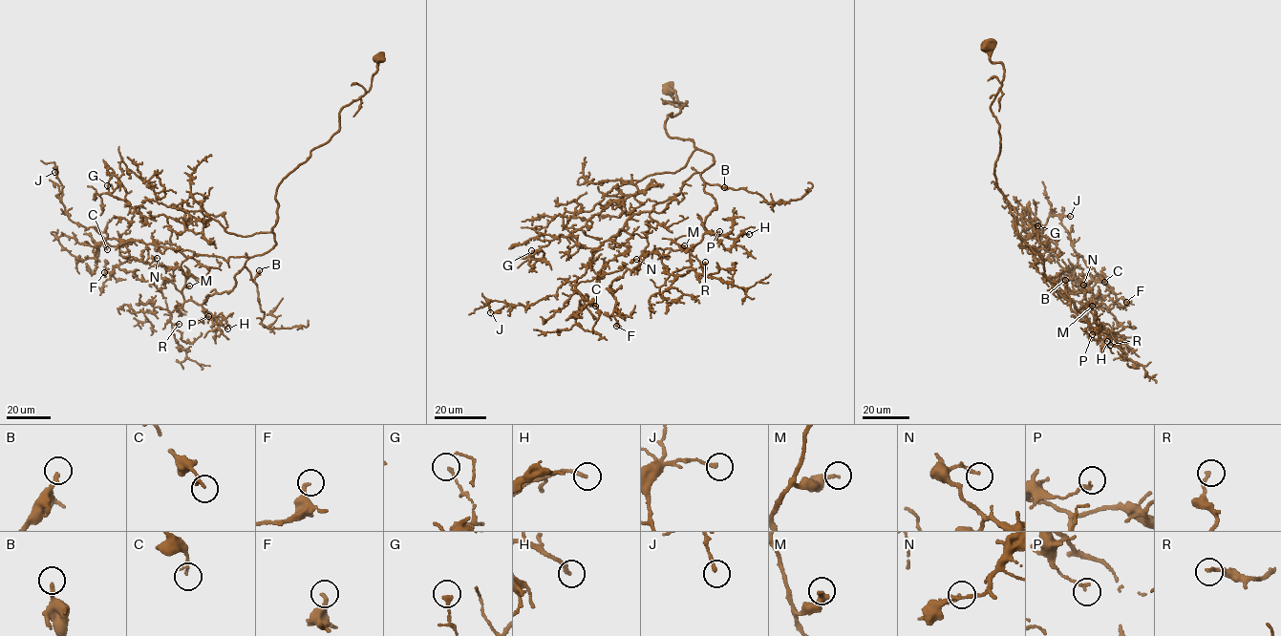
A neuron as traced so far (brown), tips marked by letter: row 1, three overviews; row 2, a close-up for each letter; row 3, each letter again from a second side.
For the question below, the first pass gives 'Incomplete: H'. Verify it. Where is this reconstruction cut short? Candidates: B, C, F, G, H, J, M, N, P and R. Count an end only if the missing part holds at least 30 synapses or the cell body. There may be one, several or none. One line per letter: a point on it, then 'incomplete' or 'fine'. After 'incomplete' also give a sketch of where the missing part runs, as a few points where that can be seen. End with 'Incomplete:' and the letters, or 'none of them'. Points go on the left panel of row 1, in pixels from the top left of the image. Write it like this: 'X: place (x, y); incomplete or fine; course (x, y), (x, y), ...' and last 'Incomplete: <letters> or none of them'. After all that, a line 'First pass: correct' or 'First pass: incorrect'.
B: place (259, 270); fine
C: place (107, 249); fine
F: place (104, 272); fine
G: place (107, 185); fine
H: place (227, 328); incomplete; course (227, 328), (230, 346), (239, 348), (246, 354), (256, 340), (265, 339)
J: place (54, 172); fine
M: place (189, 286); fine
N: place (157, 258); fine
P: place (208, 316); fine
R: place (179, 324); fine
Incomplete: H
First pass: correct

